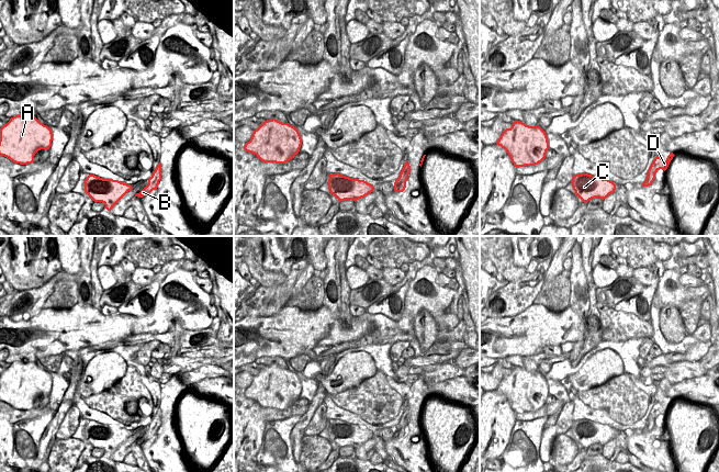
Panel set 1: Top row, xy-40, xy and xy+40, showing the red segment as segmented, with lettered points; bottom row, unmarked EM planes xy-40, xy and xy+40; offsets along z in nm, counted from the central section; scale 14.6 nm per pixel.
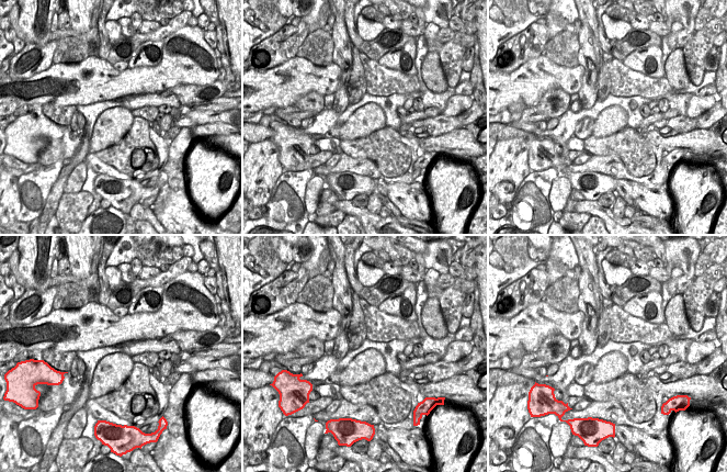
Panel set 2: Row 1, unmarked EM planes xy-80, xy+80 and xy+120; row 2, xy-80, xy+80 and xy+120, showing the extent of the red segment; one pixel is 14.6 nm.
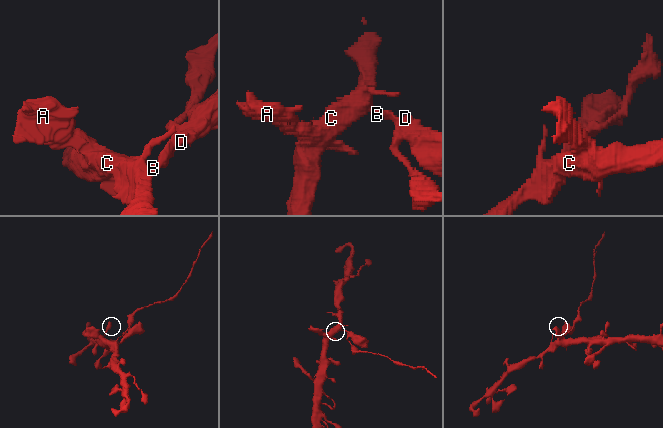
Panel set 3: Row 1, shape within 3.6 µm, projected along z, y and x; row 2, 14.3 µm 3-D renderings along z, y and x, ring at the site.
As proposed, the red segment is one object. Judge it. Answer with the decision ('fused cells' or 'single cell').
fused cells

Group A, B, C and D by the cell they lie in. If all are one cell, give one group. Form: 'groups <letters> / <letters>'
groups A B C / D

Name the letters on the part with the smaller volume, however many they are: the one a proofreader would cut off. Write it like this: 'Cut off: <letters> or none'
Cut off: D

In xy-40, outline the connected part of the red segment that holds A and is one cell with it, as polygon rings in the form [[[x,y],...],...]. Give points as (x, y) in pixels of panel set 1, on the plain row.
[[[15,361],[0,374],[0,402],[20,411],[32,409],[38,396],[49,395],[52,386],[50,373],[35,362]]]

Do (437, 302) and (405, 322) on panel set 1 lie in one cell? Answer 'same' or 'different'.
same

